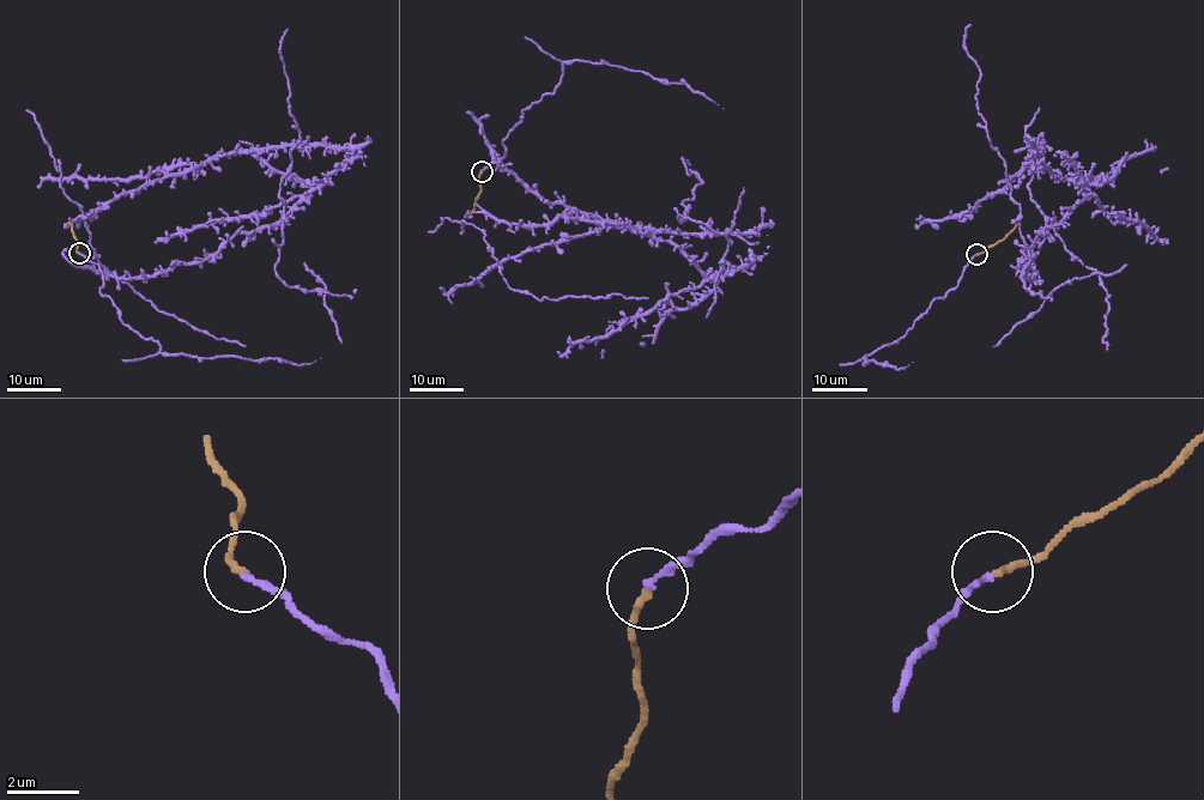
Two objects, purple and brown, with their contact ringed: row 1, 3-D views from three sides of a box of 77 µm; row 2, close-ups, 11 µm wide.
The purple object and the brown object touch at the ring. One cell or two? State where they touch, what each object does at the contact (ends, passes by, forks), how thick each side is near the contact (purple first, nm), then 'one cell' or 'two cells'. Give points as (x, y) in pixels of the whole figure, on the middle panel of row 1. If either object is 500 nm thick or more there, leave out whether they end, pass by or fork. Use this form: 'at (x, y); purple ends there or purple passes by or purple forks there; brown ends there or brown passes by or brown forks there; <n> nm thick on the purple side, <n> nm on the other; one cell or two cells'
at (482, 171); purple ends there; brown ends there; 180 nm thick on the purple side, 200 nm on the other; one cell

